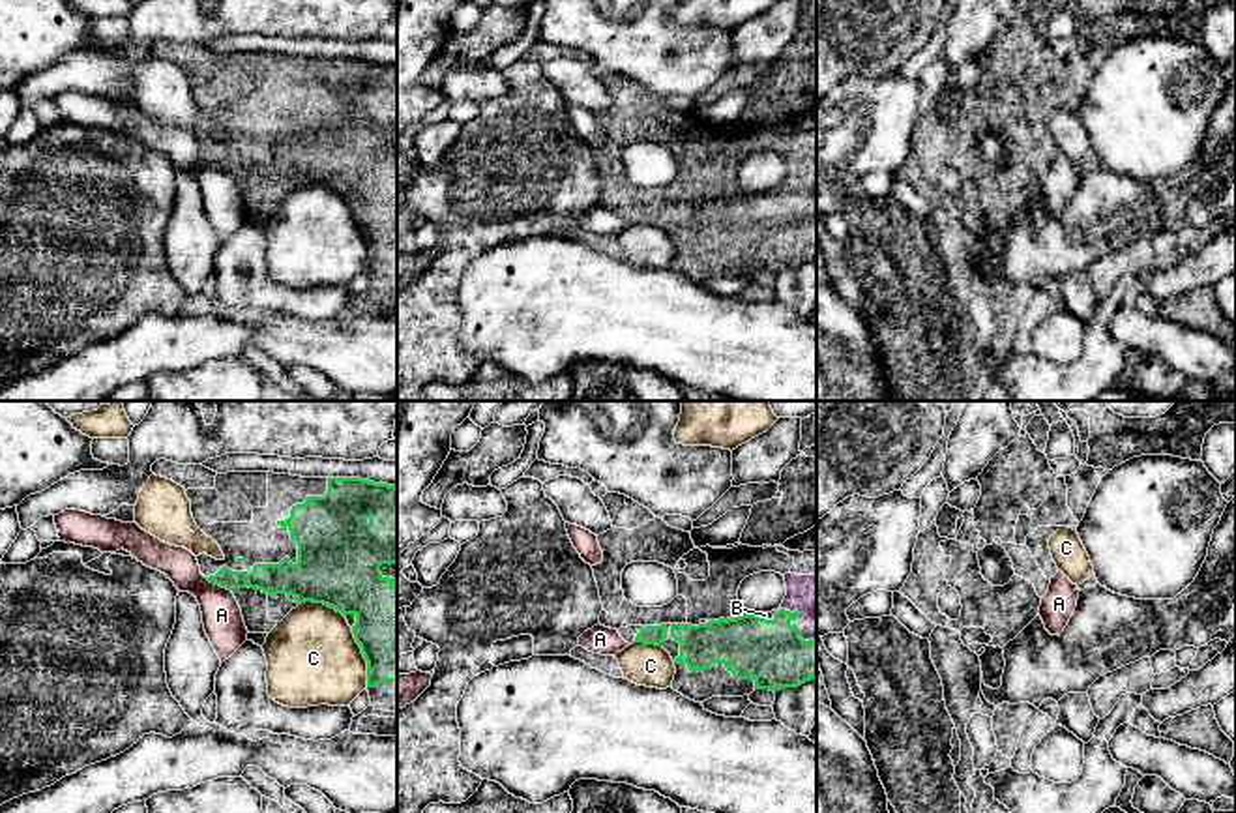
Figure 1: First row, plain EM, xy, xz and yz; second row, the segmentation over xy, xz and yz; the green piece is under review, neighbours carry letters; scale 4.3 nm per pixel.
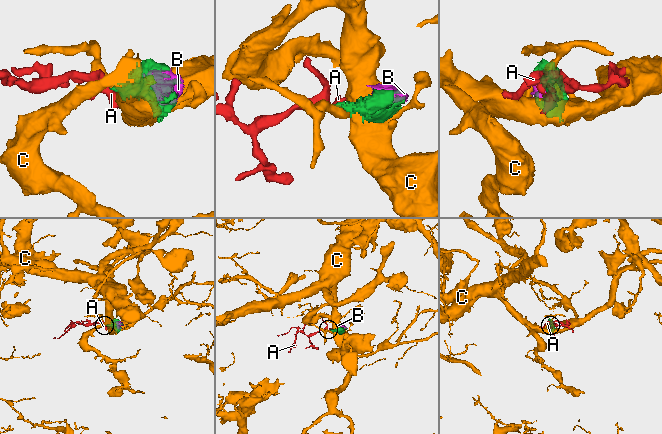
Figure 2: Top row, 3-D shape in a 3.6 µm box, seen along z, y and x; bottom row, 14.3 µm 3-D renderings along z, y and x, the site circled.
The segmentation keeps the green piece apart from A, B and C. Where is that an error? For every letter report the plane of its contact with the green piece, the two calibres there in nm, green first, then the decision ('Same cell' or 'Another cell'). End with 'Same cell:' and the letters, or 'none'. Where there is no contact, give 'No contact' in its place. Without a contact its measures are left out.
A: Touches green in xy. Thickness 130 nm (green) against 170 nm. Another cell
B: Touches green in xz. Thickness 280 nm (green) against 190 nm. Same cell
C: Touches green in xy. Thickness 360 nm (green) against 400 nm. Another cell
Same cell: B

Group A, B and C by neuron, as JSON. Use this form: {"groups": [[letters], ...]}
{"groups": [["A"], ["B"], ["C"]]}

